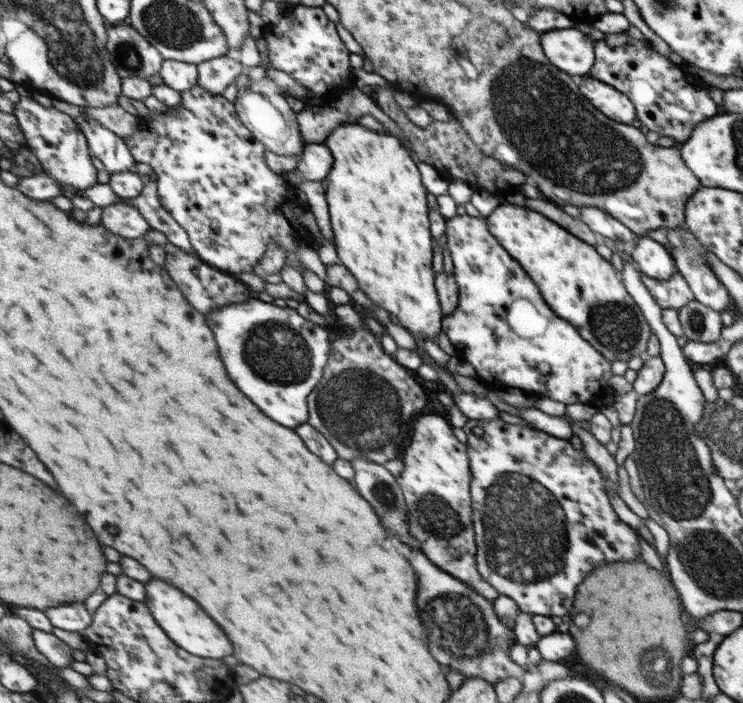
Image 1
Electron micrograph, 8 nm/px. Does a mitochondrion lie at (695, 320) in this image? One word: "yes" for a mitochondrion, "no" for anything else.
yes

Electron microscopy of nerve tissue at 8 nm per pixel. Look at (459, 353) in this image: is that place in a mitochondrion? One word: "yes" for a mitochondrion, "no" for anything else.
no

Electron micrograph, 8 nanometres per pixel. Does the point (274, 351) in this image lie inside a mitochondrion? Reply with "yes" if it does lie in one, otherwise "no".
yes

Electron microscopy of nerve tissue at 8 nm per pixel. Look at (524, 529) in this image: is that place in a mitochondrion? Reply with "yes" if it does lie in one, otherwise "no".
yes

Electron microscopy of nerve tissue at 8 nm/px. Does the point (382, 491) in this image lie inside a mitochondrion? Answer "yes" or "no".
yes

